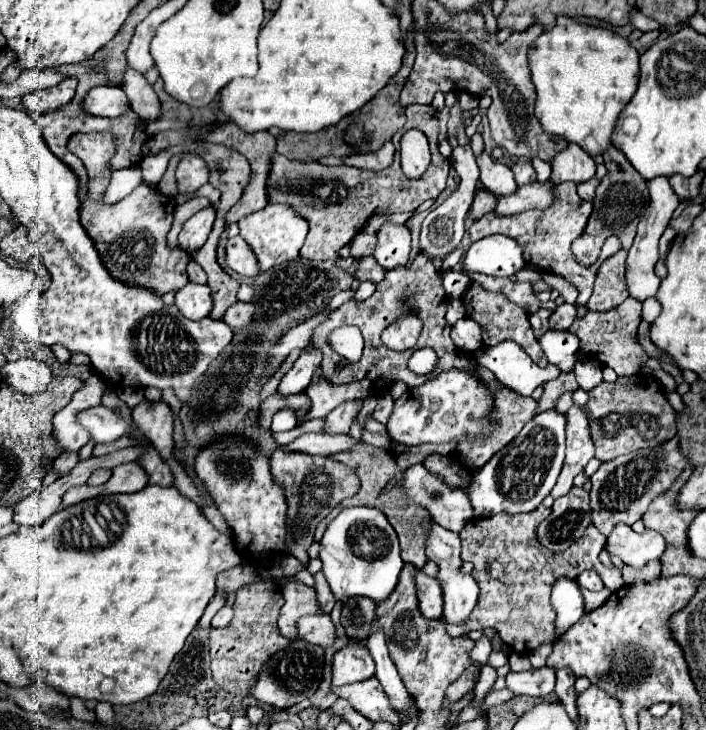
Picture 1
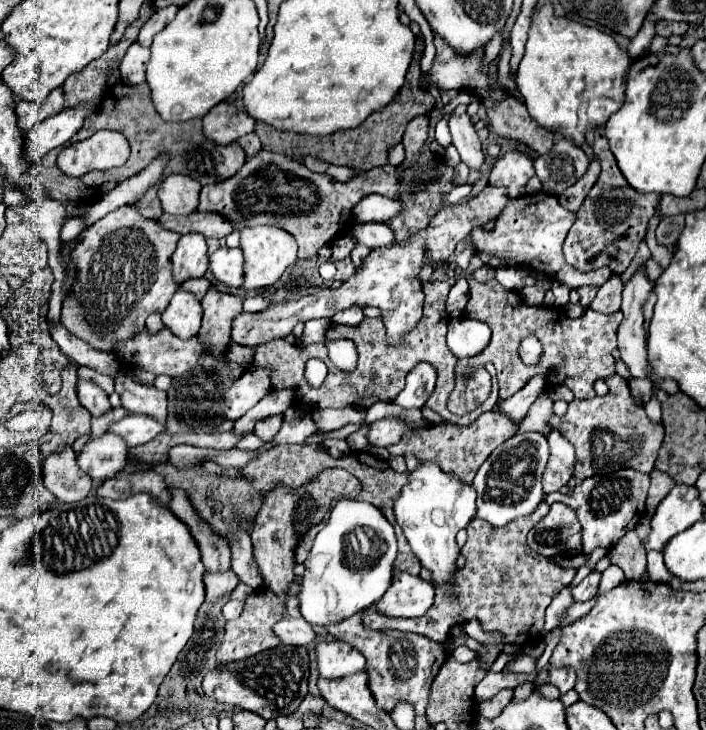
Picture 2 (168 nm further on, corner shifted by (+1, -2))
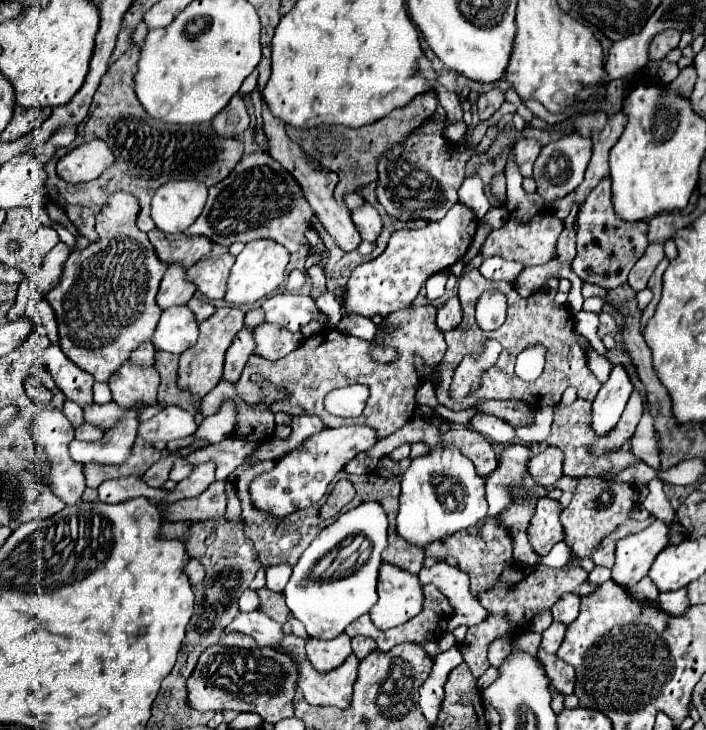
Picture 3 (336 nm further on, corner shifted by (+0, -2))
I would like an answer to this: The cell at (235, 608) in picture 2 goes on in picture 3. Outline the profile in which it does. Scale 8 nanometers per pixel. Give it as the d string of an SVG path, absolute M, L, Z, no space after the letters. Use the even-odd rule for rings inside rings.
M246 589L246 591L242 593L242 597L240 597L238 605L240 605L240 613L256 611L256 607L258 607L258 597L256 597L256 593L254 593L254 591L250 591L250 589Z

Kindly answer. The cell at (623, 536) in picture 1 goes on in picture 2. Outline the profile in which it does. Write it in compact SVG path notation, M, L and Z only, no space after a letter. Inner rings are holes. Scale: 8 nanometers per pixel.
M649 551L646 554L646 558L647 569L649 569L651 579L655 579L655 581L673 581L675 579L667 567L665 567L661 551Z

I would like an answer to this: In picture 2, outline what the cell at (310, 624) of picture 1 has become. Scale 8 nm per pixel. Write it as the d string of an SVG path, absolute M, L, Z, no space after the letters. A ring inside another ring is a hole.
M283 617L279 623L275 623L273 633L281 639L283 645L307 645L315 641L313 627L309 623L303 623L303 617Z

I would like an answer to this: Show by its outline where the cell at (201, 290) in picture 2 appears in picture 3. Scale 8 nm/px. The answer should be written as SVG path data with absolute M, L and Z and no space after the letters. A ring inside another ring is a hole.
M192 297L192 299L188 301L188 307L196 313L198 321L208 319L208 315L212 315L212 311L216 309L214 303L210 303L210 301L206 301L206 299L200 299L200 297Z

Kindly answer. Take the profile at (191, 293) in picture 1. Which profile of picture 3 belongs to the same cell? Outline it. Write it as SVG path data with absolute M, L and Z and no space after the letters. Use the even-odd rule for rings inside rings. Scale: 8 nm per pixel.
M186 305L170 307L162 313L152 343L160 351L184 353L198 341L198 319Z

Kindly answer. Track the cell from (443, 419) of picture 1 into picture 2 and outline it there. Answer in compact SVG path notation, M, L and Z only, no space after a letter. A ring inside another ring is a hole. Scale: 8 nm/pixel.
M387 417L387 419L373 421L369 425L367 441L377 447L387 447L387 445L397 443L403 437L403 433L407 433L407 431L411 431L411 427L405 425L405 421L401 421L397 417Z

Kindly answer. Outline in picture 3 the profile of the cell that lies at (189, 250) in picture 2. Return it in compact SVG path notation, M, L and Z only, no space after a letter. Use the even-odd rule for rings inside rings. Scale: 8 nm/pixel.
M172 263L160 283L156 301L160 303L160 309L168 309L172 305L186 305L194 293L196 287L188 281L186 269L180 263Z

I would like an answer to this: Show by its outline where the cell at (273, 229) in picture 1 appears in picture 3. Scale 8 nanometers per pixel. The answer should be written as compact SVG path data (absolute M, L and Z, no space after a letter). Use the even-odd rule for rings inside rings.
M256 239L246 243L246 247L242 249L242 253L236 257L236 263L230 271L230 279L228 279L228 289L224 299L230 305L246 305L246 303L256 303L258 299L262 299L264 295L272 293L274 289L278 289L284 281L284 273L286 273L286 265L290 261L290 251L270 239Z

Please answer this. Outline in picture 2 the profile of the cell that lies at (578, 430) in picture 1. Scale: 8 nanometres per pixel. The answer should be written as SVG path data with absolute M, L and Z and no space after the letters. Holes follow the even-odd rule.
M551 431L547 437L551 455L547 471L543 473L543 491L553 493L559 491L563 485L567 485L567 481L571 479L575 465L575 449L559 431Z

